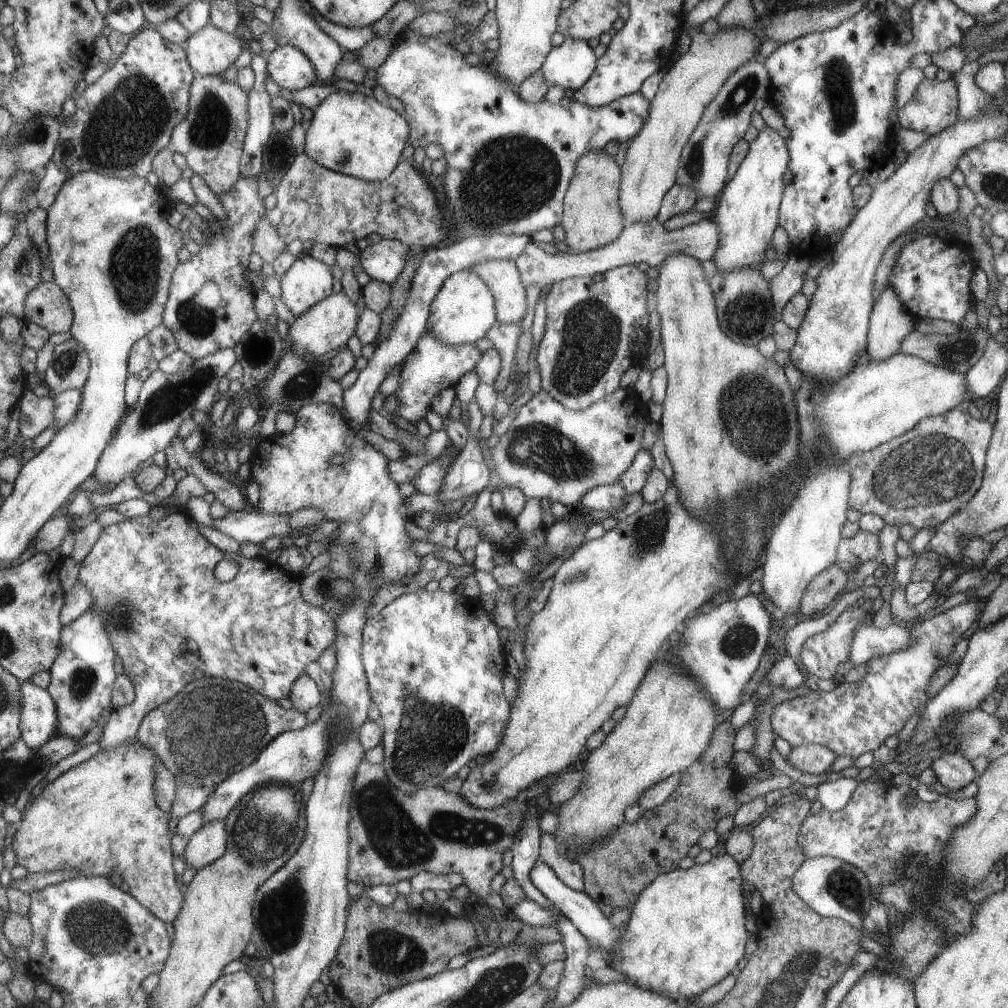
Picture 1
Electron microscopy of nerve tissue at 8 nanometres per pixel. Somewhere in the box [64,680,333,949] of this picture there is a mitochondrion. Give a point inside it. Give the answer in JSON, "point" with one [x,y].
{"point":[263,831]}

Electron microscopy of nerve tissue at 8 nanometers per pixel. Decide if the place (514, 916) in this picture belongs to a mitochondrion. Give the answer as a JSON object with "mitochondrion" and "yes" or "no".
{"mitochondrion":"no"}

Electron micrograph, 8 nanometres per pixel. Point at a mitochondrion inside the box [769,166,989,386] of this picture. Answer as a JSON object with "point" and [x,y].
{"point":[953,353]}

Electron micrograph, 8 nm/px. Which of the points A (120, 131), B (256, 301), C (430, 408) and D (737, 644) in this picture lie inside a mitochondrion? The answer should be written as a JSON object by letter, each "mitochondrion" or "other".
{"A":"mitochondrion","B":"other","C":"other","D":"mitochondrion"}

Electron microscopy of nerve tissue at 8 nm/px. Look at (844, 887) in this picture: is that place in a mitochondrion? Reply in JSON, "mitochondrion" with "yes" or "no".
{"mitochondrion":"yes"}

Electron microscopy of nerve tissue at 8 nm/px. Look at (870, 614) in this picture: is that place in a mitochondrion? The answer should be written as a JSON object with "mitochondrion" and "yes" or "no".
{"mitochondrion":"no"}

